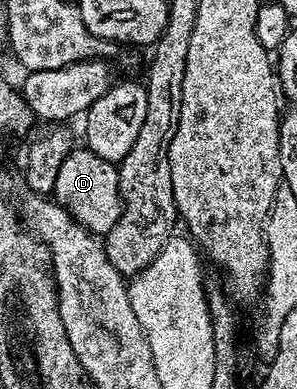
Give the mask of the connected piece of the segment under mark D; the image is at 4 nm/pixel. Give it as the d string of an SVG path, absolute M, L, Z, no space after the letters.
M85 148L71 149L70 154L60 164L60 172L56 172L56 188L53 197L59 206L63 206L69 217L86 230L104 236L120 220L122 197L120 196L120 180L118 166L108 160L100 160L96 152Z

